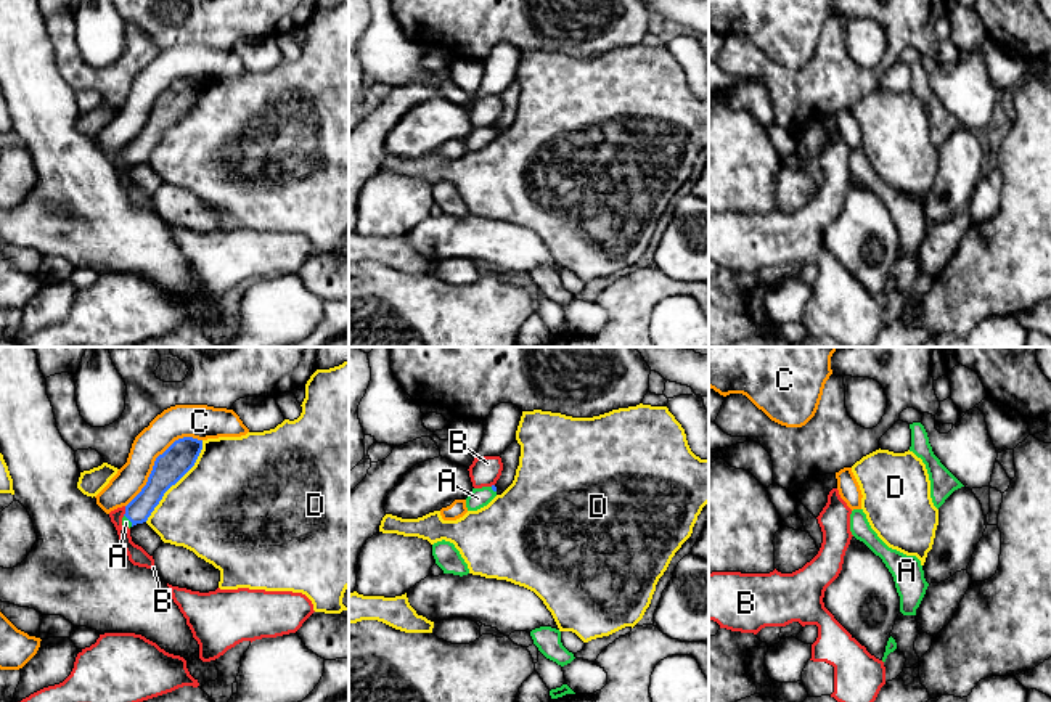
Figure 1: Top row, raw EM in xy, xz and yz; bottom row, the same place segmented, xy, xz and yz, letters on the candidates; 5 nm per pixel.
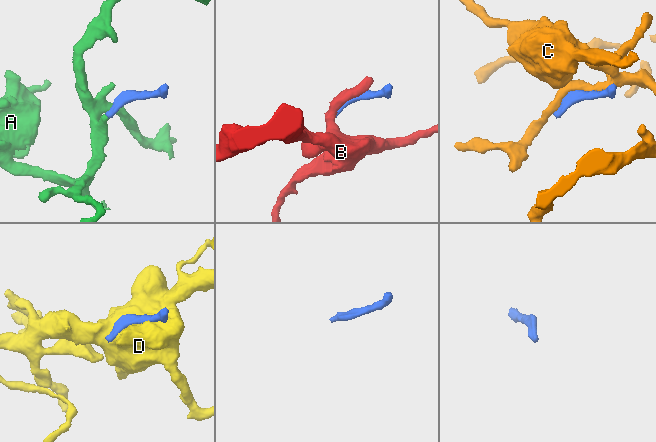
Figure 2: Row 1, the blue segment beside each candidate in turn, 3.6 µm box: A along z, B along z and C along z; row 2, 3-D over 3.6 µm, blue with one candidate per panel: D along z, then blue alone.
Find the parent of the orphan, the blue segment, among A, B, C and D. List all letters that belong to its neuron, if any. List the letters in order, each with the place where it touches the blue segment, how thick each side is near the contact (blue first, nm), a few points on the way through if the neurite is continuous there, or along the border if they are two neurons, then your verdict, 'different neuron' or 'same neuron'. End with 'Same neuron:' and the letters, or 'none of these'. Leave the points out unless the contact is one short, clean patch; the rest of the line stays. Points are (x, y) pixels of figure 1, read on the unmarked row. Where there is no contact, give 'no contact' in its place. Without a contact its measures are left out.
A: xy (129, 159) | 120/50 nm | across xy (139, 150), (129, 159), (126, 163) | same neuron
B: xy (126, 151) | 120/90 nm | different neuron
C: xy (156, 100) | 160/170 nm | different neuron
D: xy (177, 121) | 160/480 nm | different neuron
Same neuron: A

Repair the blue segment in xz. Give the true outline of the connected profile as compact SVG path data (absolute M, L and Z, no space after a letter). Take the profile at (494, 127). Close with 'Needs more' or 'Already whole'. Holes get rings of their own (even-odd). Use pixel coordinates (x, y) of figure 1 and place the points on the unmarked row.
M482 127L482 129L472 129L469 137L466 138L466 148L468 151L477 151L484 146L487 146L493 138L497 137L497 127Z. Needs more

